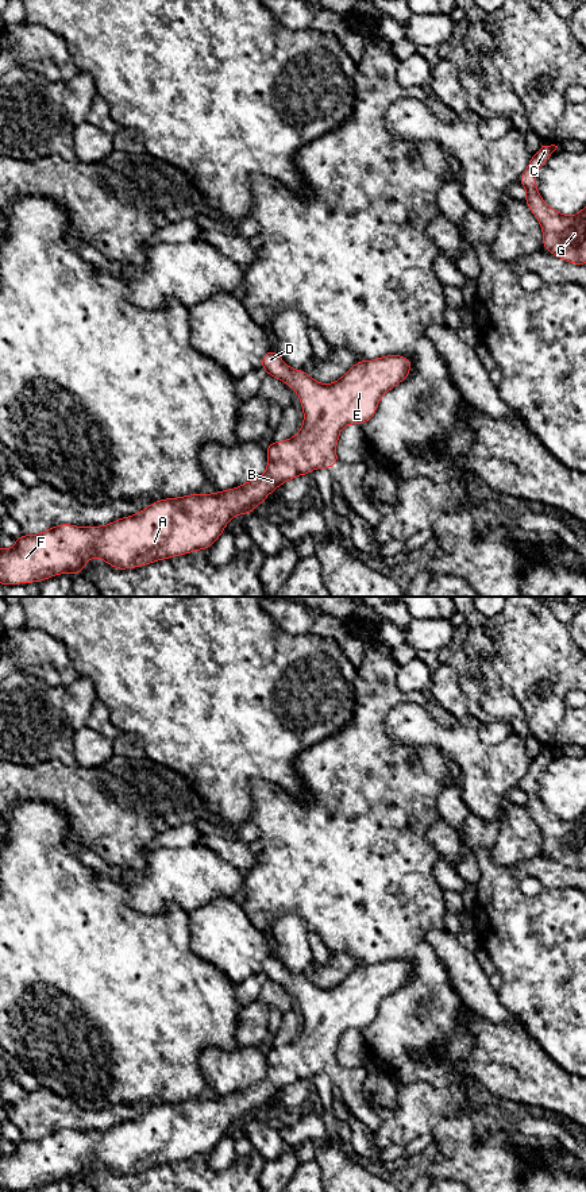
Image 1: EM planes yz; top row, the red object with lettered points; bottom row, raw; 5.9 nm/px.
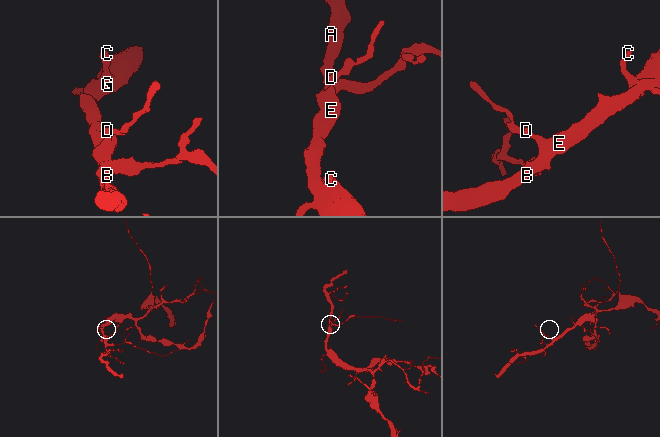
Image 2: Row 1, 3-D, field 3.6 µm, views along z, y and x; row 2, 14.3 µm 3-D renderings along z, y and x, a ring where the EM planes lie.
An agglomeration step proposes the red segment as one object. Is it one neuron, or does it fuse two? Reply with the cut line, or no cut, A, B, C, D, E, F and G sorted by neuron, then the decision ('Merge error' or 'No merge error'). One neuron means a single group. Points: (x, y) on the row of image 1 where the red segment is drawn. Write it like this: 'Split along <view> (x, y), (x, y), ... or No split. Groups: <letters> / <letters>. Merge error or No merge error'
No split. Groups: A B C D E F G. No merge error

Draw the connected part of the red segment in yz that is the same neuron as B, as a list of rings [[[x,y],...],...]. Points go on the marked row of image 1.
[[[267,351],[261,369],[294,389],[304,410],[304,424],[294,437],[273,441],[266,447],[267,468],[258,479],[215,494],[190,494],[153,502],[135,516],[119,518],[108,525],[81,528],[70,524],[53,526],[42,533],[22,535],[11,549],[0,548],[0,583],[19,585],[42,582],[63,572],[82,572],[85,563],[97,556],[116,570],[136,568],[162,559],[197,549],[208,549],[236,514],[248,514],[279,485],[317,467],[331,470],[338,462],[336,443],[347,424],[362,425],[377,412],[379,398],[406,379],[412,362],[406,356],[388,355],[374,360],[359,360],[334,383],[316,382],[304,370],[290,369],[277,351]]]

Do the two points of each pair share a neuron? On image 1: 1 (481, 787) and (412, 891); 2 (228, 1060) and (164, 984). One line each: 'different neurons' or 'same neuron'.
1: different neurons
2: different neurons

